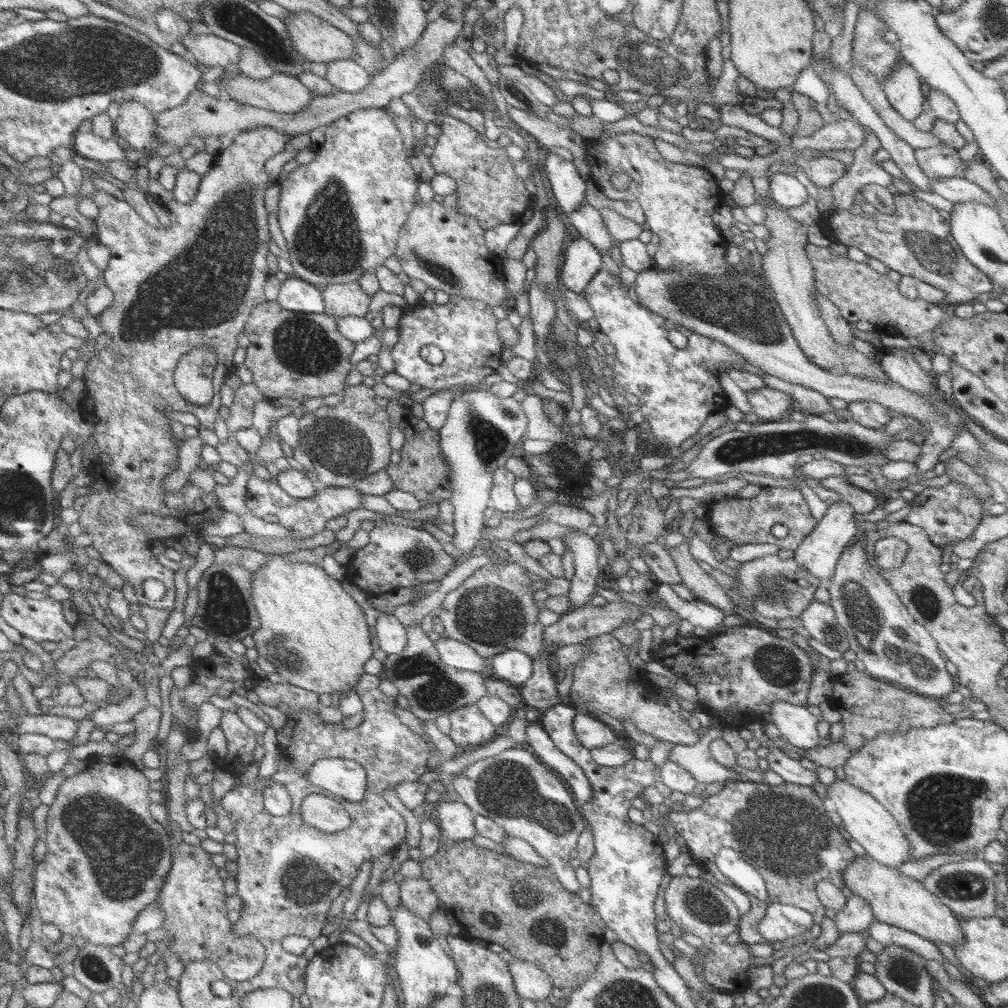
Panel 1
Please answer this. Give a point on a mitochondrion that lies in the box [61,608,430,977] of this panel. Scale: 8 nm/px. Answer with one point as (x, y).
(306, 885)

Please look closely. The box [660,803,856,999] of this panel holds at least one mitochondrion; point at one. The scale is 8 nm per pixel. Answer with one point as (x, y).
(701, 904)

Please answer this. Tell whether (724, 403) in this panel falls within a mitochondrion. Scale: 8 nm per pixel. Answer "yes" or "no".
no

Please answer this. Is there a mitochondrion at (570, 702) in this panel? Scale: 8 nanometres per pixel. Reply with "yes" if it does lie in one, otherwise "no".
no

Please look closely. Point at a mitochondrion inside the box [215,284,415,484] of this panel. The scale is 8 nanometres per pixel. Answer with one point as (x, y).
(303, 345)

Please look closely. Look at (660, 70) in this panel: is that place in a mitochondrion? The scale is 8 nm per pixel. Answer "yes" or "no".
yes

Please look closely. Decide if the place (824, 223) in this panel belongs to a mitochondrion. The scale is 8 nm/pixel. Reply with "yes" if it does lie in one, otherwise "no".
no

